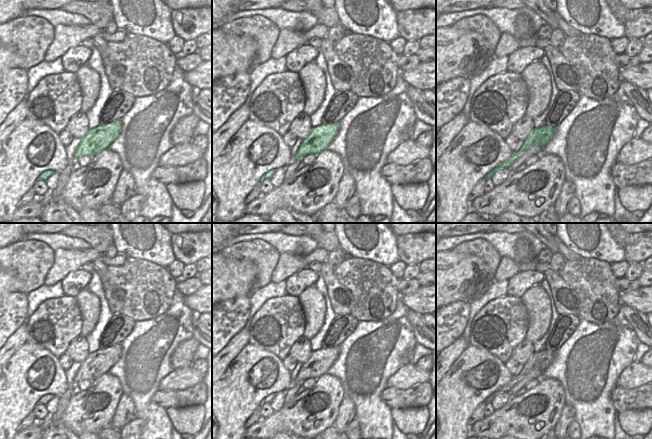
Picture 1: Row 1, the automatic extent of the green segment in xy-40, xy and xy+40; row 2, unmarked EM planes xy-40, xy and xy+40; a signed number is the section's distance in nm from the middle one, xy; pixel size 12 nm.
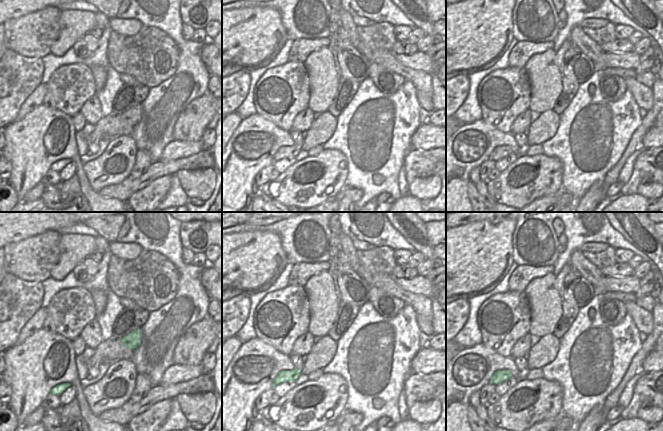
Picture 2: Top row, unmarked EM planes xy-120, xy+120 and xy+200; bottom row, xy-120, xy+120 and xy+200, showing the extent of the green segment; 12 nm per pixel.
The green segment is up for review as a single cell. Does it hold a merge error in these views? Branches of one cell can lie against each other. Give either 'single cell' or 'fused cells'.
single cell

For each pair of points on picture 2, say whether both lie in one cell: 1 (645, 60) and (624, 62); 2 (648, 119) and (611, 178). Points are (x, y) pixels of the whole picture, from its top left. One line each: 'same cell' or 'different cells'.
1: different cells
2: same cell

